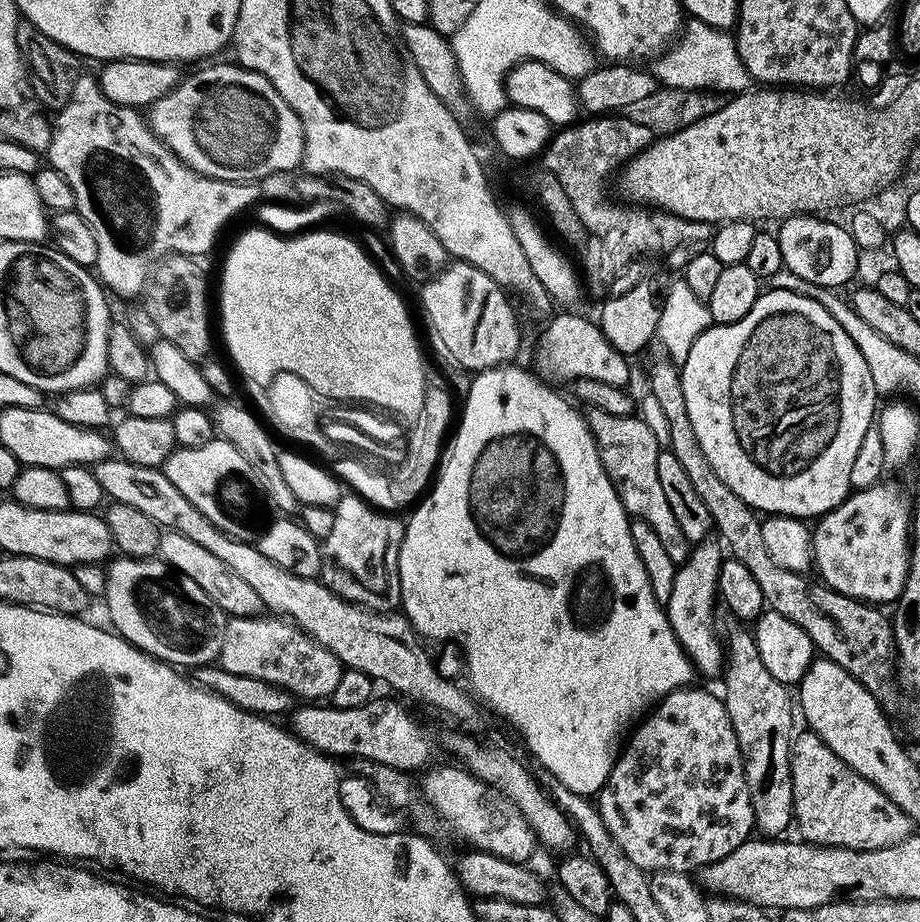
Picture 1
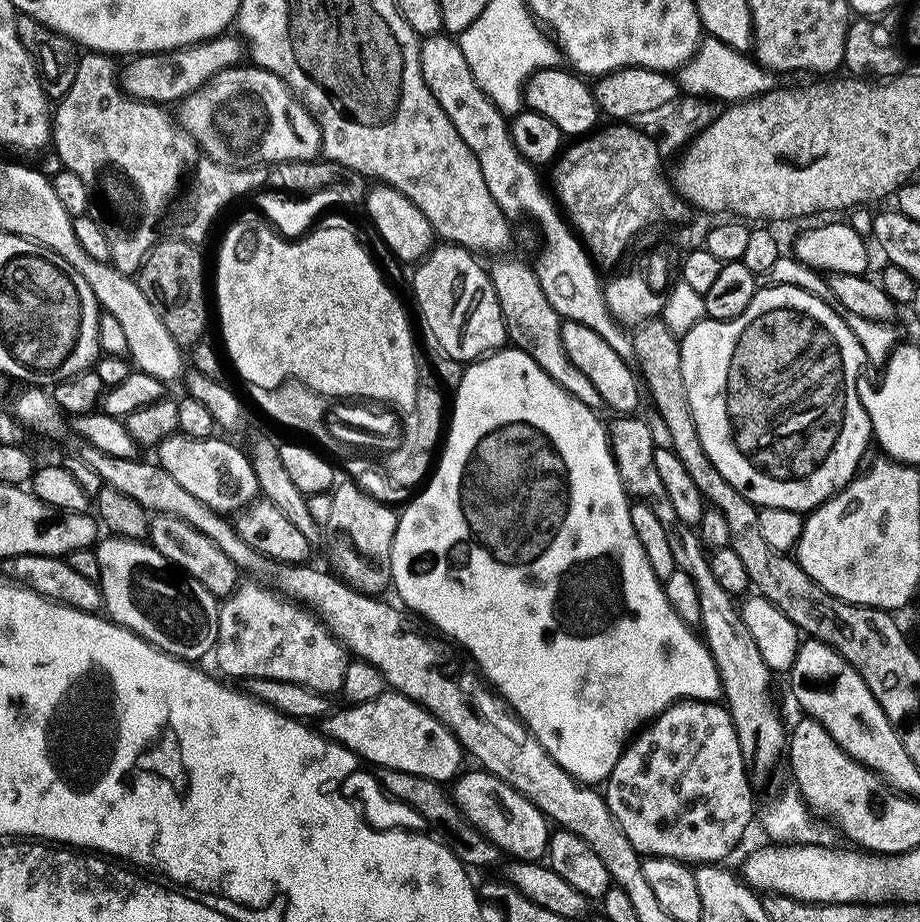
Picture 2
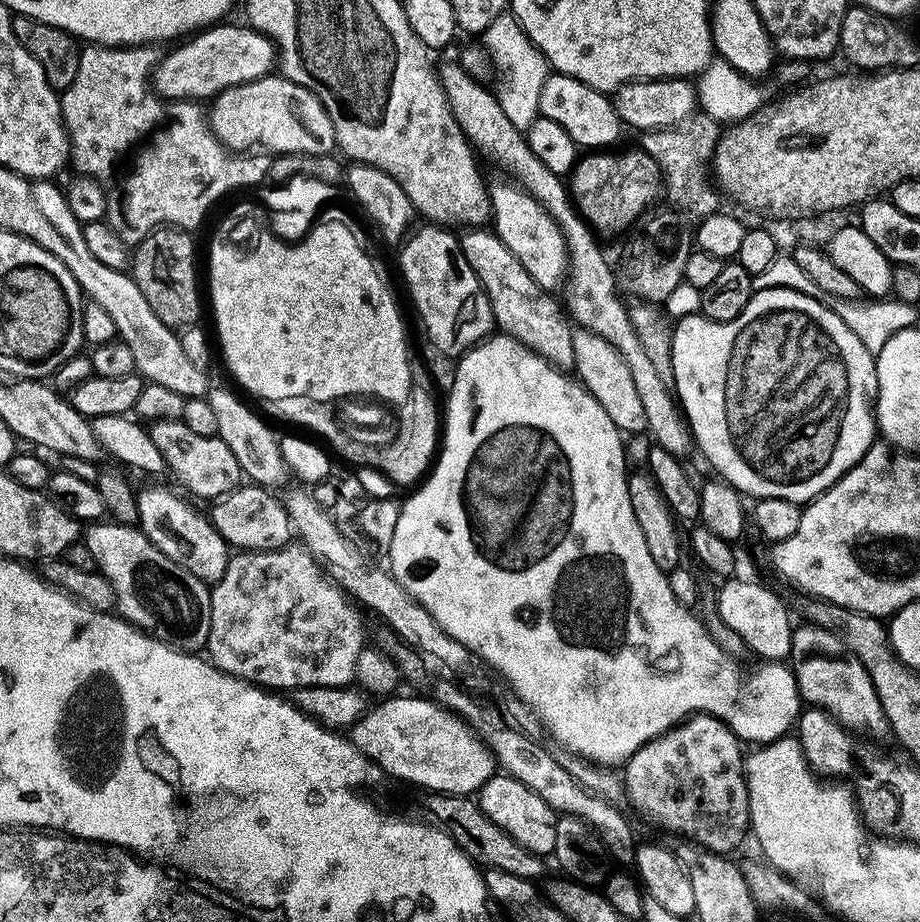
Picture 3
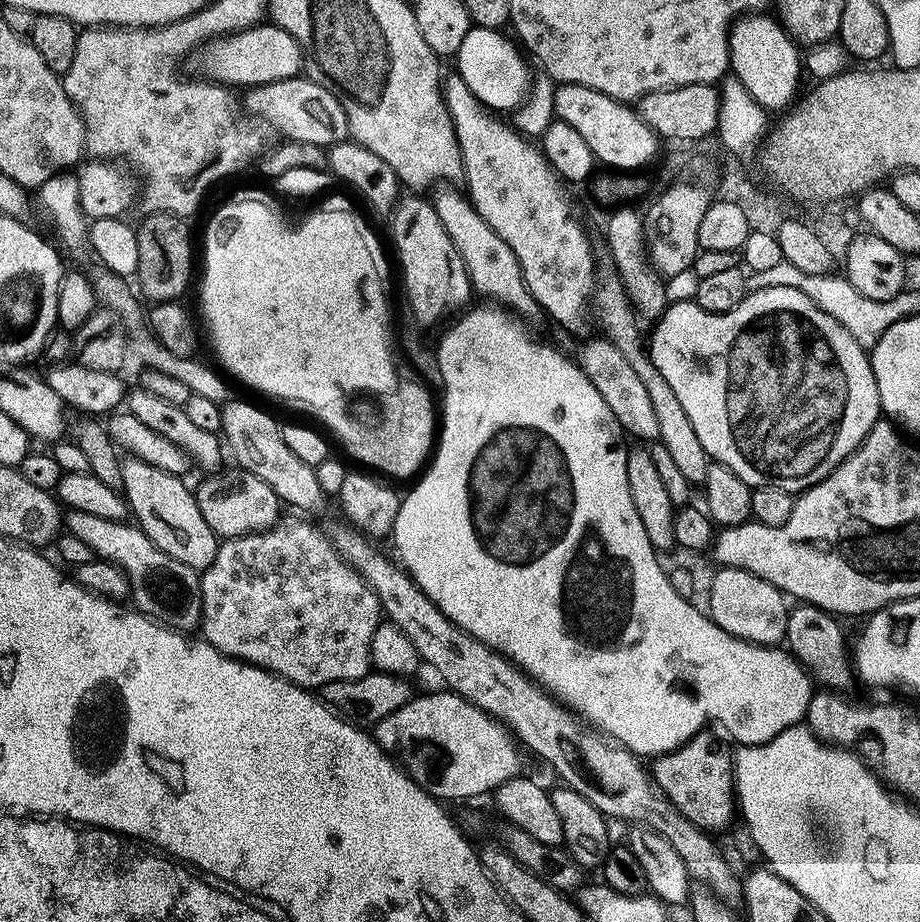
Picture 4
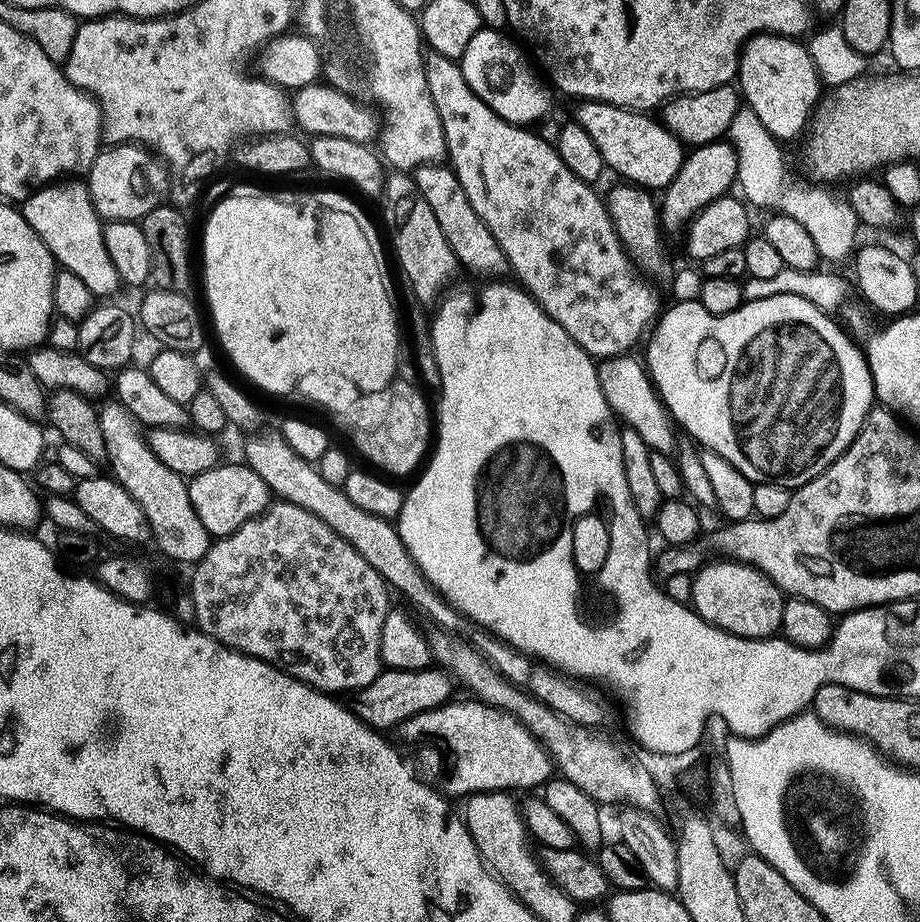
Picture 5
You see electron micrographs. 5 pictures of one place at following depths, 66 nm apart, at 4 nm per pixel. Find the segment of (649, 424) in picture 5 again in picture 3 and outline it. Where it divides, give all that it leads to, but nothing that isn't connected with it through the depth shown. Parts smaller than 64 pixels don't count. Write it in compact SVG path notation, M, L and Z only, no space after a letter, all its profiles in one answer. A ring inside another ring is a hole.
M580 330L573 335L574 354L578 365L578 379L588 393L599 402L602 410L610 414L610 418L620 427L621 433L640 434L647 429L646 410L642 410L642 401L638 395L638 386L634 386L634 377L630 374L630 366L621 358L614 346L606 342L598 334Z

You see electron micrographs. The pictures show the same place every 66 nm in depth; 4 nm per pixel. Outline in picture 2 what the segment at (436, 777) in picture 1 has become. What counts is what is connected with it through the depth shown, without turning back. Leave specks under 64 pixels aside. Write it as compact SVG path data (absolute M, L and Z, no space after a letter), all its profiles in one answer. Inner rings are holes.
M483 770L465 771L456 777L450 788L454 803L462 810L462 814L480 831L499 846L501 853L507 854L512 860L545 859L548 851L550 821L530 798L523 796L514 786L510 786L502 778Z

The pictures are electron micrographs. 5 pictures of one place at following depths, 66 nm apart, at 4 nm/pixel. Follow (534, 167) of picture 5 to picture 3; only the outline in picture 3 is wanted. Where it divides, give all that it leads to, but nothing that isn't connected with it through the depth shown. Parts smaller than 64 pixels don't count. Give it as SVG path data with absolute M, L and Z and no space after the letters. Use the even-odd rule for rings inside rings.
M500 179L504 180L498 181L496 185L493 183L488 190L488 197L492 199L492 220L496 235L506 242L506 246L510 246L510 250L526 266L540 288L550 293L555 293L556 288L563 289L568 279L570 259L568 241L564 239L559 222L515 179Z

